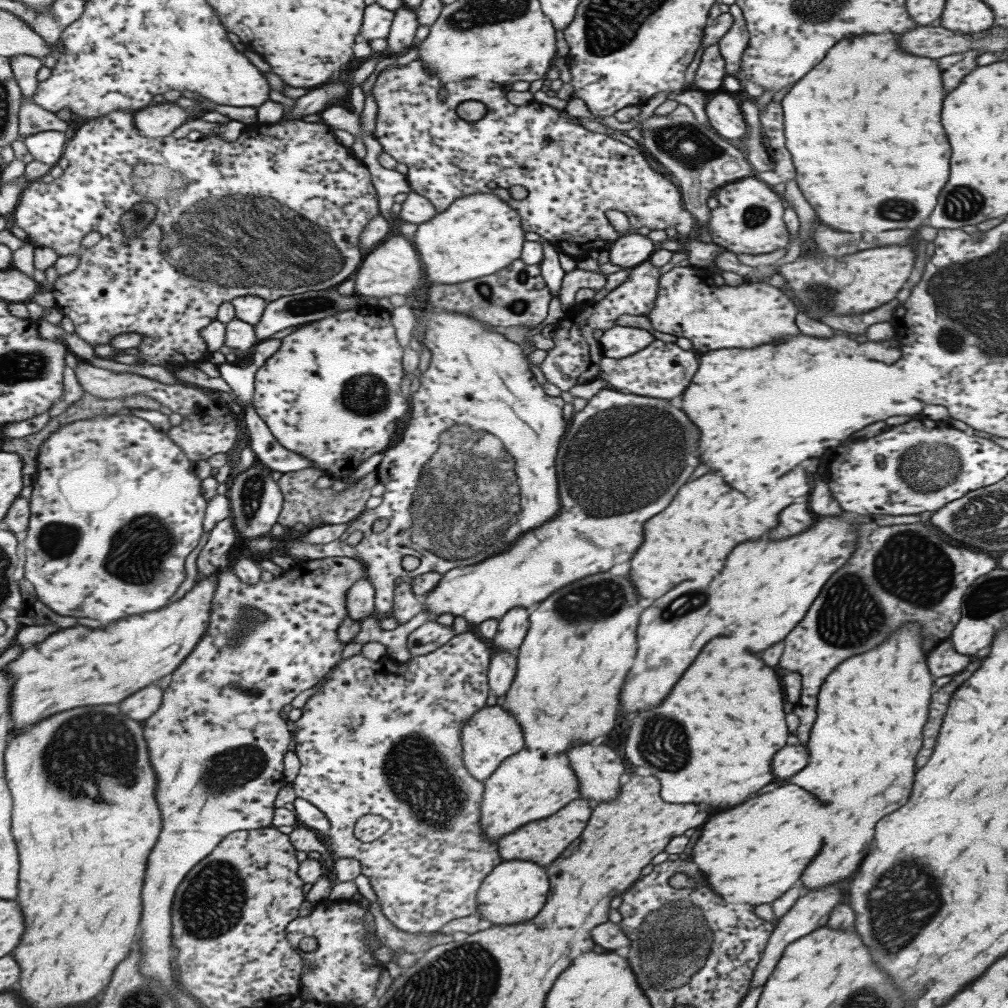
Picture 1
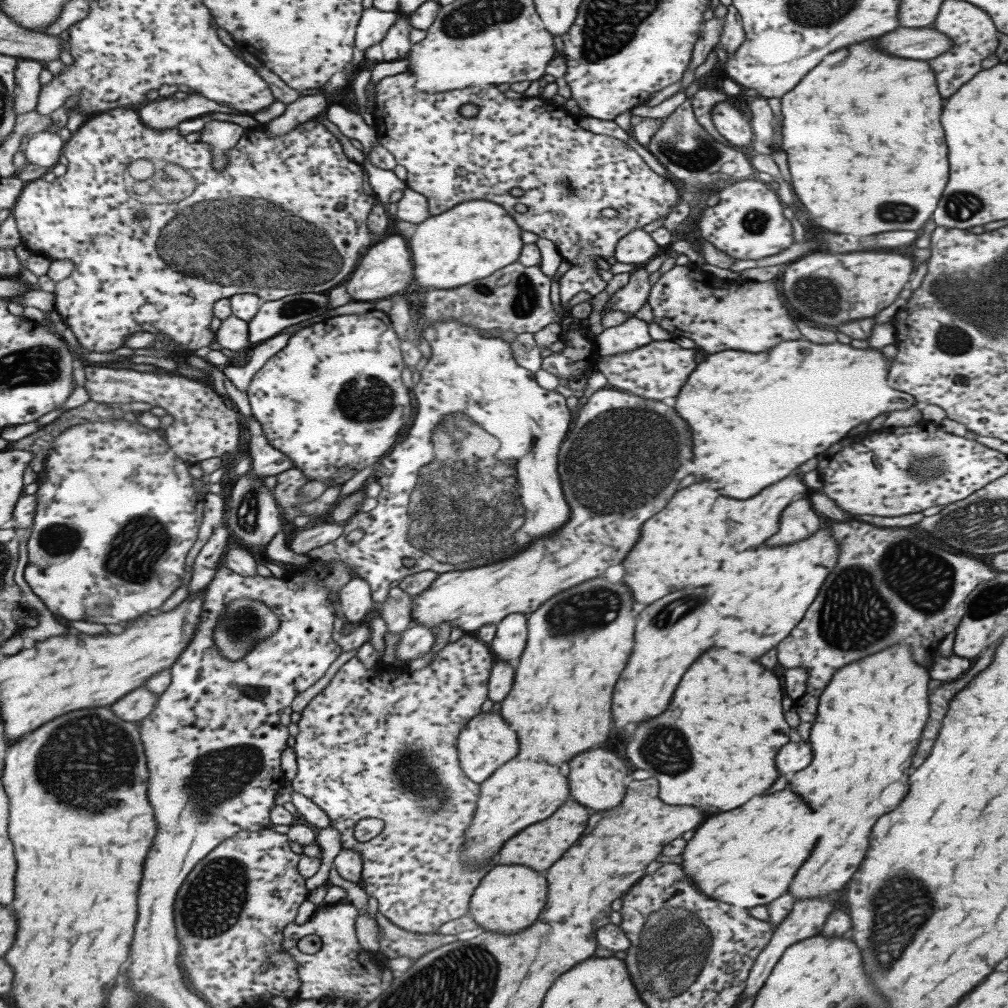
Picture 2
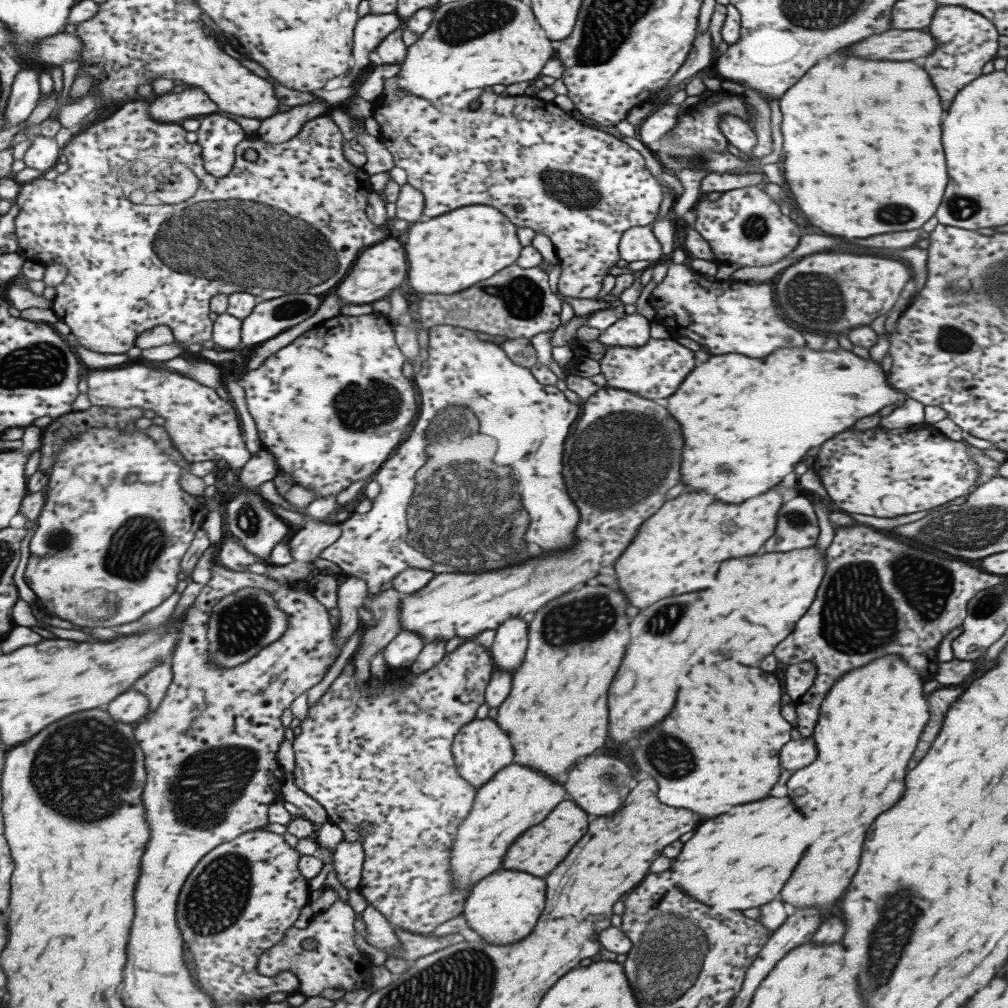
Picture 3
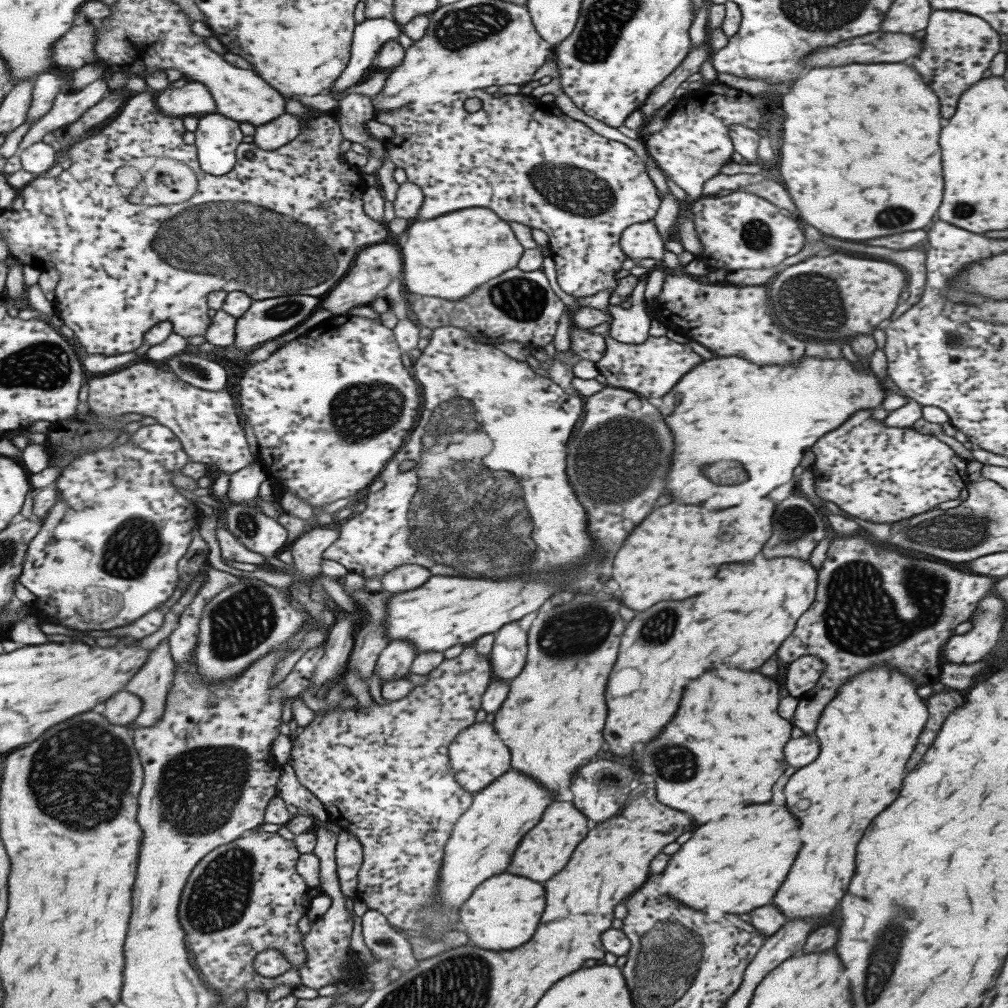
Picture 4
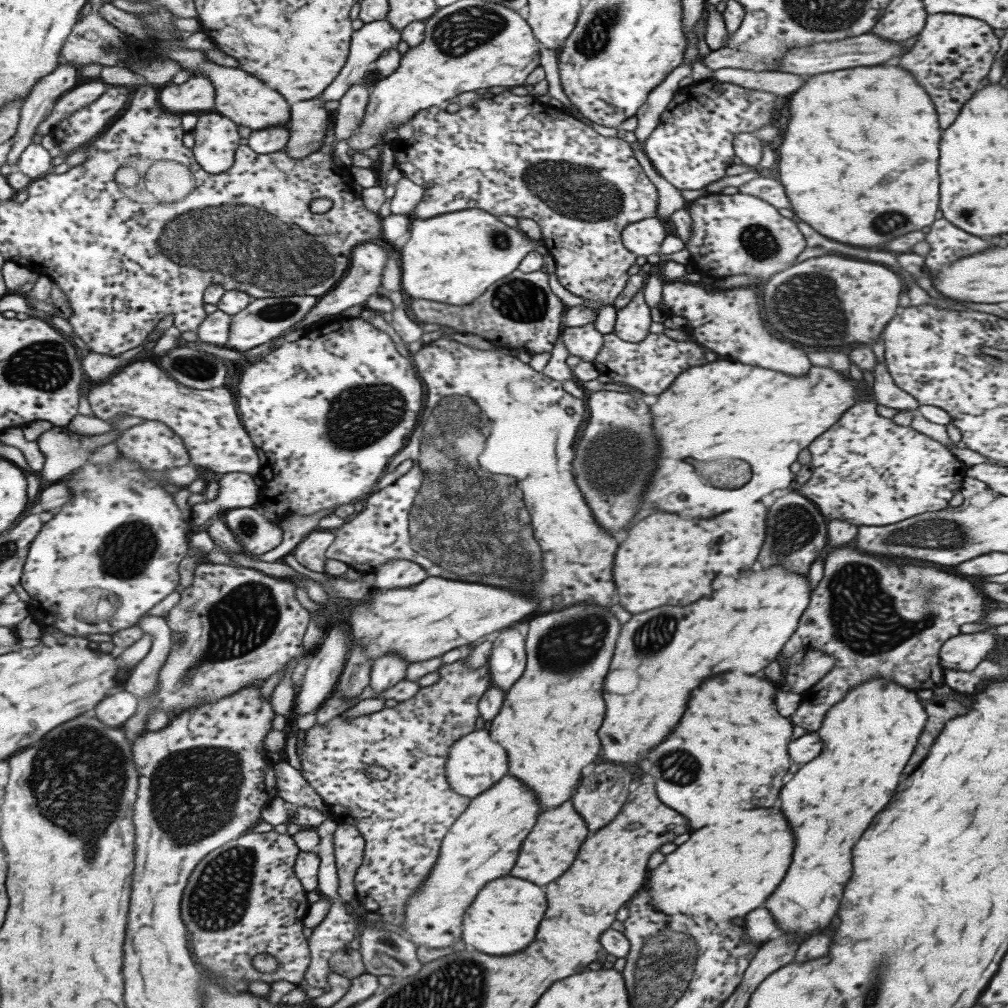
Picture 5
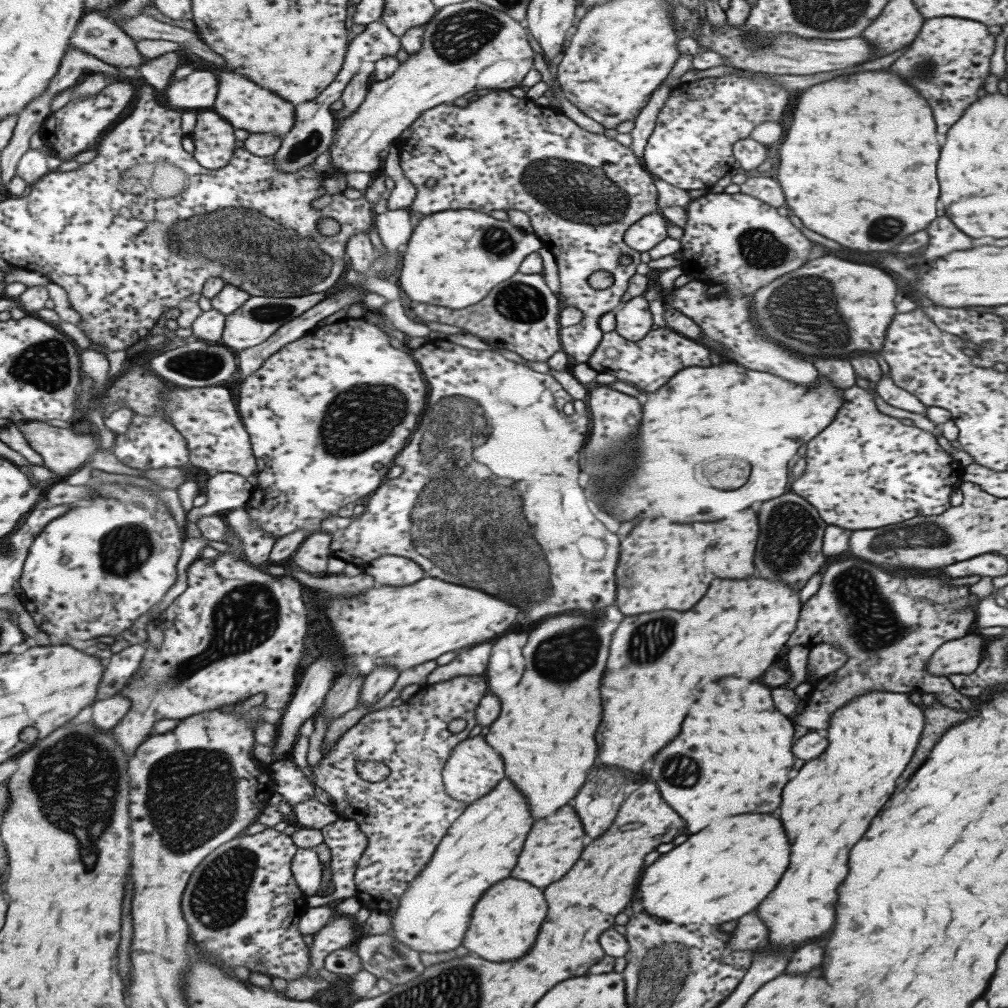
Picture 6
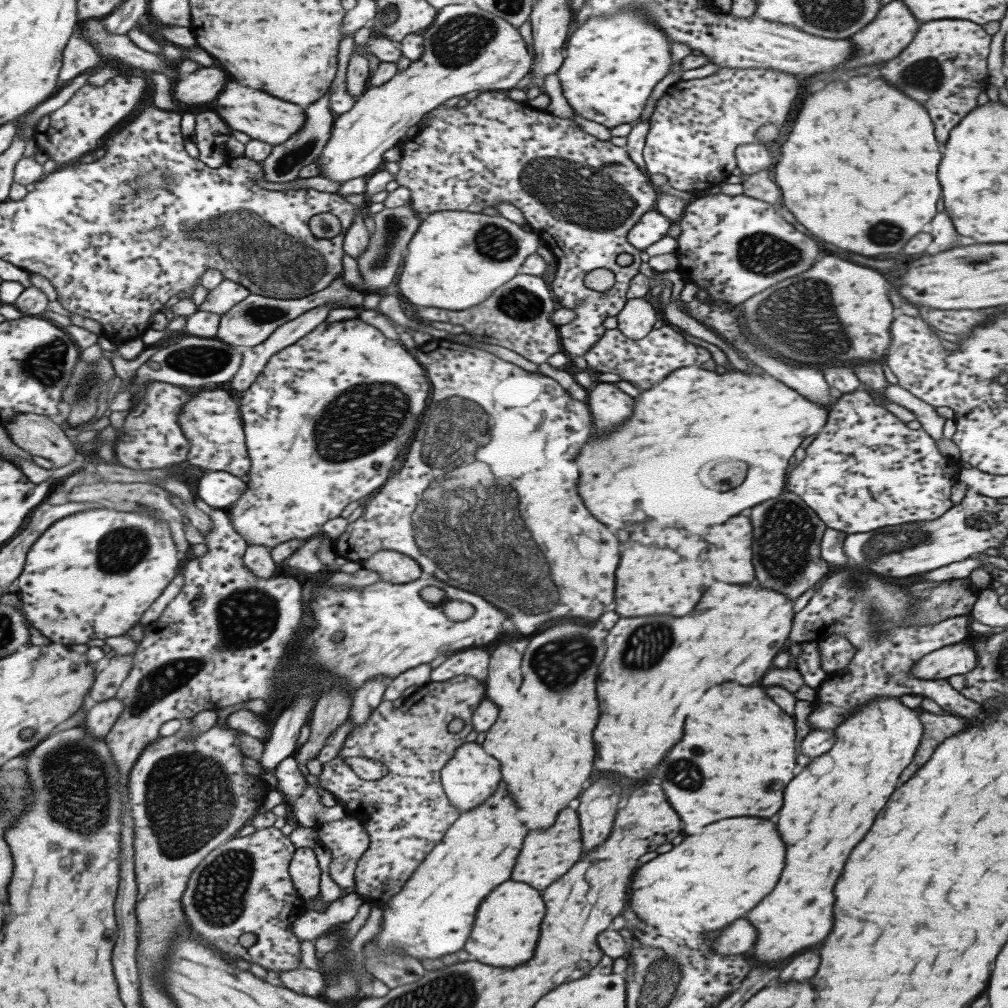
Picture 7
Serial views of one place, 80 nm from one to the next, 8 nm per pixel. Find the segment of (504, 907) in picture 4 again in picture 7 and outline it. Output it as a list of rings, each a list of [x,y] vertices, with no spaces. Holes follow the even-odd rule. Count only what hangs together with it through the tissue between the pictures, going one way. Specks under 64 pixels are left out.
[[[507,880],[501,886],[495,886],[495,890],[491,890],[491,894],[487,894],[487,898],[483,898],[483,902],[479,904],[473,928],[469,932],[463,950],[473,954],[477,962],[489,966],[501,968],[523,964],[533,954],[543,912],[545,906],[537,890],[533,890],[523,882]]]

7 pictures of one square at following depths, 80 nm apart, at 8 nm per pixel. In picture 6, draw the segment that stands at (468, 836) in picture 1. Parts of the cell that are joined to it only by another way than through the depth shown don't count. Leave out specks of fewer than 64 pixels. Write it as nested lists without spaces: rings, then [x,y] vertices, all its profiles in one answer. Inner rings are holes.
[[[484,674],[455,675],[455,678],[444,682],[425,684],[413,697],[399,706],[387,706],[365,713],[353,726],[340,734],[341,738],[335,740],[335,744],[314,767],[309,767],[314,785],[329,795],[330,804],[339,818],[357,821],[358,829],[366,836],[367,844],[357,861],[353,882],[356,888],[354,897],[369,911],[377,910],[388,918],[394,915],[400,896],[429,862],[449,825],[466,808],[464,802],[455,800],[446,793],[441,773],[451,749],[466,740],[471,728],[477,724],[475,708],[486,692]],[[455,718],[465,720],[465,727],[453,734],[447,729],[447,724]],[[357,760],[381,762],[390,770],[390,774],[379,782],[361,780],[355,768]]]

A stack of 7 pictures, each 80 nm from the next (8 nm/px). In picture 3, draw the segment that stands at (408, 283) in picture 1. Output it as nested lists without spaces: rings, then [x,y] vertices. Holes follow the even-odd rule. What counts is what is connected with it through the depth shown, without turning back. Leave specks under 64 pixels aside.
[[[387,238],[358,253],[350,271],[337,286],[337,296],[341,304],[369,304],[383,298],[389,290],[397,288],[405,280],[405,252],[400,238]]]

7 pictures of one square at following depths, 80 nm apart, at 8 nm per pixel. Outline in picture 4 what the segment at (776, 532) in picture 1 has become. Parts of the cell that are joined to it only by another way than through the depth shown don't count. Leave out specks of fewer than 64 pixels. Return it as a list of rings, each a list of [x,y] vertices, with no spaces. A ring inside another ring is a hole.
[[[793,494],[787,500],[783,500],[783,502],[779,502],[775,506],[775,512],[773,512],[773,530],[777,534],[773,534],[773,530],[771,530],[771,538],[765,542],[761,554],[765,558],[793,556],[793,558],[807,560],[809,558],[809,552],[823,538],[823,532],[826,531],[825,524],[827,522],[823,522],[823,518],[815,512],[815,507],[811,506],[811,503],[806,498],[803,500],[803,497]]]

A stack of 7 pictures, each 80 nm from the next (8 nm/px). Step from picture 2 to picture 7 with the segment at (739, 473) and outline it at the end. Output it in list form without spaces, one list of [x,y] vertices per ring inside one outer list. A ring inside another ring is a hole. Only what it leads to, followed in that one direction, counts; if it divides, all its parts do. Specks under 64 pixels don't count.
[[[685,366],[681,370],[673,370],[659,384],[655,383],[653,388],[640,391],[640,394],[639,400],[635,402],[631,418],[623,426],[615,428],[613,432],[608,430],[608,432],[598,434],[598,432],[592,431],[584,442],[585,446],[581,447],[579,456],[574,460],[577,464],[576,469],[579,470],[579,482],[576,482],[576,489],[579,496],[583,498],[585,508],[589,510],[591,516],[595,516],[599,522],[603,522],[605,526],[611,526],[611,528],[623,528],[629,522],[637,524],[639,516],[641,516],[641,520],[647,516],[651,520],[651,526],[711,526],[711,524],[723,524],[727,518],[739,514],[741,510],[779,496],[785,490],[785,468],[789,466],[787,462],[793,456],[795,448],[801,444],[803,438],[816,434],[828,417],[828,408],[825,405],[804,399],[796,390],[785,386],[782,382],[773,380],[771,376],[743,374],[743,372],[735,372],[735,370],[729,370],[725,374],[715,374],[715,372],[709,372],[709,370],[701,370],[697,366]],[[725,460],[743,460],[749,466],[747,478],[741,484],[743,492],[713,492],[711,488],[705,488],[705,486],[699,484],[697,472],[699,472],[701,464],[715,464],[715,462],[725,462]]]

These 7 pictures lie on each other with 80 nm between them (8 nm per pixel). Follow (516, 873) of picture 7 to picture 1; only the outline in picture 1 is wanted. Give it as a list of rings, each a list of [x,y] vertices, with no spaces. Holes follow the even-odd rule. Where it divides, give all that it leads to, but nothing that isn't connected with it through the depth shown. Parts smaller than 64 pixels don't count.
[[[573,800],[567,806],[563,806],[559,812],[551,814],[551,818],[543,818],[539,822],[529,822],[527,826],[521,826],[519,830],[513,830],[511,834],[499,838],[499,856],[503,860],[531,860],[539,866],[547,866],[551,860],[555,860],[571,840],[575,840],[587,818],[589,818],[589,806],[587,800]]]

